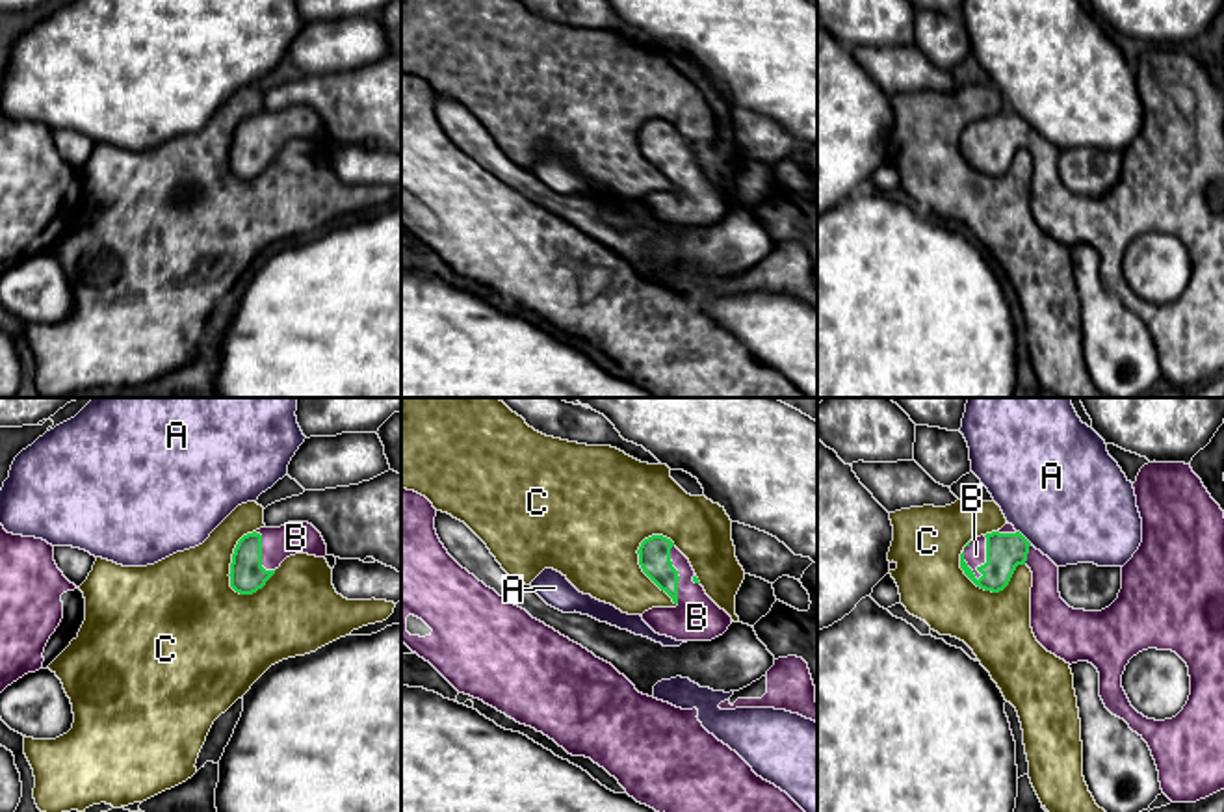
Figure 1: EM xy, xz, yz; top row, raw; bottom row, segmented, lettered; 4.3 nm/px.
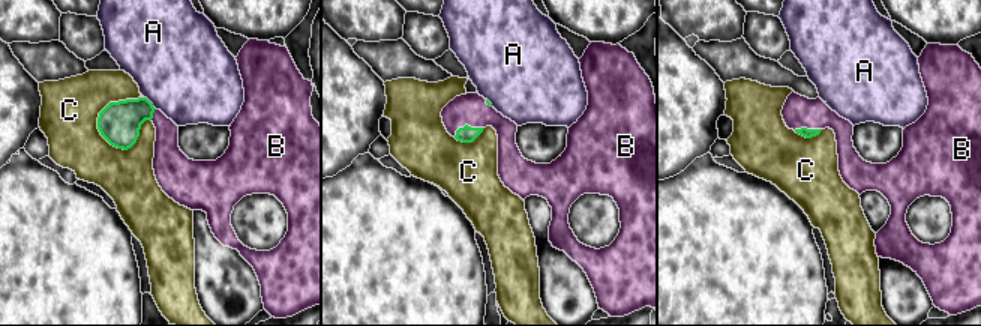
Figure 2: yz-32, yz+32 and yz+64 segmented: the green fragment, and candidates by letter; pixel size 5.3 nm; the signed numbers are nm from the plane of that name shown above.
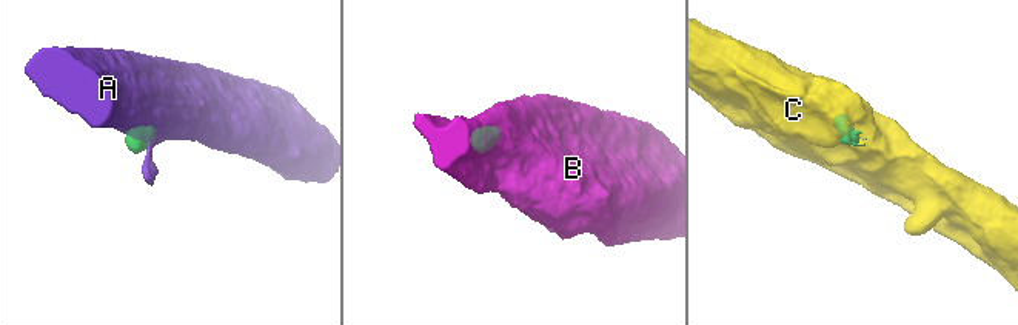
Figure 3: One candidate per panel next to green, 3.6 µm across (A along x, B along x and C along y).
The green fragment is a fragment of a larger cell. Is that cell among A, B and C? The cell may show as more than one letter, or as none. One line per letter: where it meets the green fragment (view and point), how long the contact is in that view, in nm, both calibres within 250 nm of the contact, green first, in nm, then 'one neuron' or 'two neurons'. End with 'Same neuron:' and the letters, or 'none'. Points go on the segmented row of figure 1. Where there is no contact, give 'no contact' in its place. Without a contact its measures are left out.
A: contact yz (1022, 536); length 90 nm; calibres 160 and 500 nm; two neurons
B: contact yz (987, 558); length 200 nm; calibres 160 and 100 nm; one neuron
C: contact xy (233, 560); length 300 nm; calibres 150 and 380 nm; two neurons
Same neuron: B

